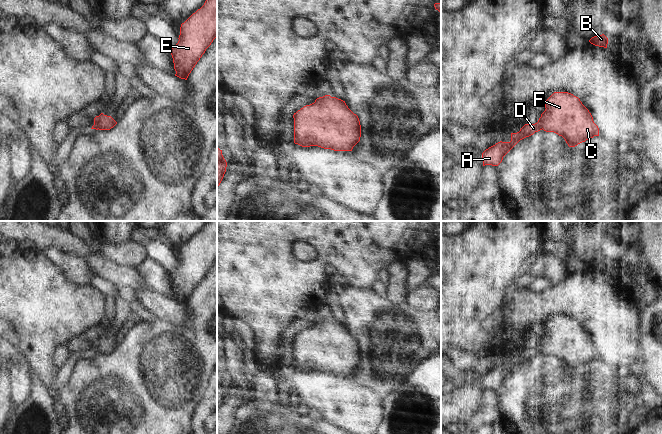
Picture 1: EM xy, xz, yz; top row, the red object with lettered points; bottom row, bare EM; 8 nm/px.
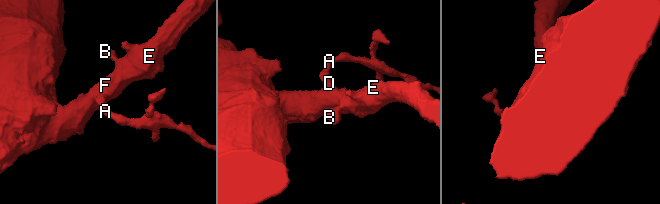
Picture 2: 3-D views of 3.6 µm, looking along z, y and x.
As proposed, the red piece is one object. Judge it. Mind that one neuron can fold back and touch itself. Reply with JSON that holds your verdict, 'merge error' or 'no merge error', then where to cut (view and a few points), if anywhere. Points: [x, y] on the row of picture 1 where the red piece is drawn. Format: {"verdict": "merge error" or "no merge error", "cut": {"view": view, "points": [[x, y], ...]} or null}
{"verdict": "no merge error", "cut": null}

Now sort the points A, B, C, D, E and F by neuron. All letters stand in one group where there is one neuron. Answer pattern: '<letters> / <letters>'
A B C D E F

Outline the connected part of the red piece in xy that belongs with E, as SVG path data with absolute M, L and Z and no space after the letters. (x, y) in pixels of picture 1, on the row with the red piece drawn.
M206 0L180 27L178 43L170 50L175 76L187 80L206 49L217 37L217 0Z

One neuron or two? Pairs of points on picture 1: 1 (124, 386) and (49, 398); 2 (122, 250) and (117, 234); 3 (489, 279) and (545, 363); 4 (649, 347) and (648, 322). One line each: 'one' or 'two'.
1: two
2: two
3: two
4: one

